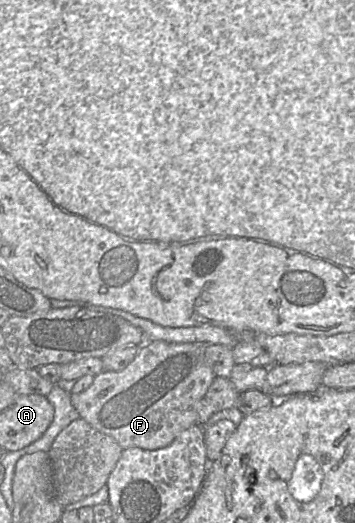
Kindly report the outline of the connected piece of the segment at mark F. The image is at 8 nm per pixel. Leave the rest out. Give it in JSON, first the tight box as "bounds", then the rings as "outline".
{"bounds":[70,341,216,450],"outline":[[[146,341],[138,350],[137,355],[133,361],[121,371],[103,371],[94,377],[93,383],[83,392],[71,394],[70,400],[72,405],[80,414],[80,417],[88,422],[92,427],[98,431],[111,436],[123,448],[138,447],[144,450],[156,450],[168,446],[183,430],[198,425],[198,410],[199,402],[207,393],[213,380],[216,378],[211,367],[205,361],[203,347],[206,344],[196,343],[170,343],[166,341]]]}

